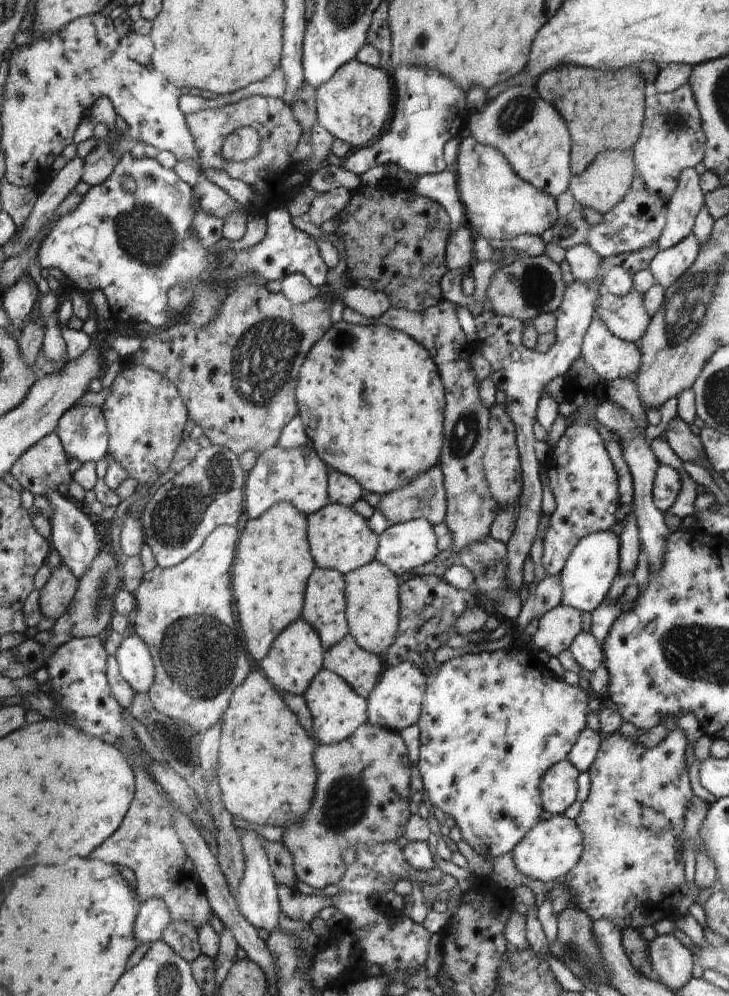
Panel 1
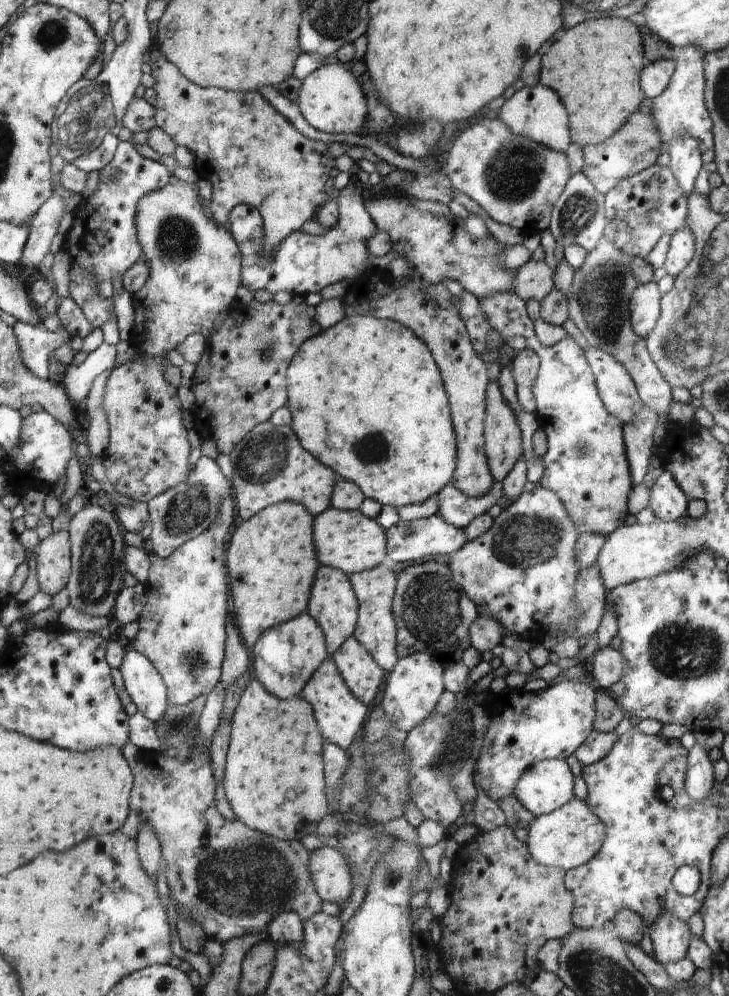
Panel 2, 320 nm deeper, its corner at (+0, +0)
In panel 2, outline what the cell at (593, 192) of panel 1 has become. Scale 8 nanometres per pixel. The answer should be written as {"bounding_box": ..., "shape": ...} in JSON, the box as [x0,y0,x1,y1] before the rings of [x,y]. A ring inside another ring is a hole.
{"bounding_box":[582,99,662,195],"shape":[[[646,99],[642,108],[632,116],[632,124],[623,128],[602,143],[582,147],[584,165],[582,171],[595,184],[596,190],[605,195],[622,179],[630,178],[652,166],[662,150],[662,133],[655,123],[653,99]]]}

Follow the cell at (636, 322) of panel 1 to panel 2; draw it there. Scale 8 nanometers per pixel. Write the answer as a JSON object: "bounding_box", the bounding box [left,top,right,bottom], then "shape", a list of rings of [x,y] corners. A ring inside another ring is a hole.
{"bounding_box":[631,281,662,338],"shape":[[[654,281],[638,284],[631,295],[631,327],[641,337],[646,338],[655,330],[662,313],[662,293]]]}

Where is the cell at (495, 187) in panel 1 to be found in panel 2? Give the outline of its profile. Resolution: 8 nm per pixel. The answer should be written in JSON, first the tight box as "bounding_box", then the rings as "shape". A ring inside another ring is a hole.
{"bounding_box":[444,117,571,233],"shape":[[[489,117],[466,128],[451,145],[444,172],[456,191],[470,196],[500,224],[526,233],[550,227],[554,206],[571,179],[566,153],[517,135],[503,120]]]}

